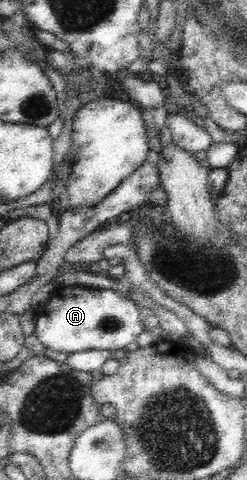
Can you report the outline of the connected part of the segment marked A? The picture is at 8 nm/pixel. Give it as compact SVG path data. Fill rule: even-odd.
M57 284L51 292L51 297L35 308L36 328L33 334L46 348L67 354L85 351L85 349L109 351L125 349L144 330L143 322L139 318L139 309L140 305L135 304L131 298L113 289L79 287L79 285L65 287Z

